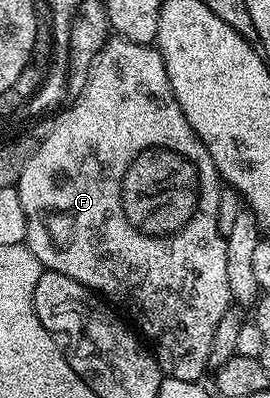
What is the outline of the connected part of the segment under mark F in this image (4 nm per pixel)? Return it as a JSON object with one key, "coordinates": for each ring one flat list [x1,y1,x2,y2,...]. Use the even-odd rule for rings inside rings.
{"coordinates":[[114,35,106,42,100,55,92,59,92,67,88,67,88,75,84,79,84,87,76,99,74,109,70,109,66,117,53,119,50,133,20,171,16,188,24,215,27,217,24,244,32,251,32,255,36,255,43,270,59,273,68,279,76,279,91,292,100,294,115,306,120,305,130,315,129,320,135,325,137,332,149,343,151,352,165,376,181,381,199,382,204,371,207,372,209,368,216,327,232,303,228,287,226,238,223,228,220,229,220,187,222,188,222,180,218,168,212,162,205,143,188,123,184,111,180,111,180,103,176,103,161,53,157,48,125,41,123,37]]}

